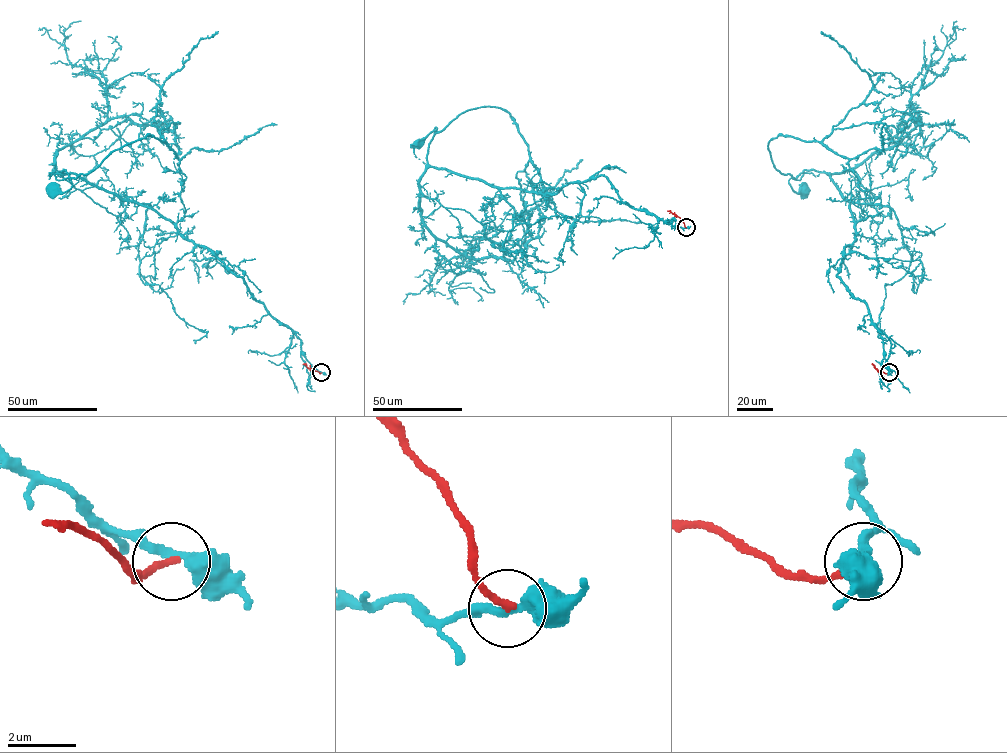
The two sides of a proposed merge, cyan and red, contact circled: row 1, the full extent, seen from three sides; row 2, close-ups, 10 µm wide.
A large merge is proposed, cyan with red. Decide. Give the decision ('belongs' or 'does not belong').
does not belong

